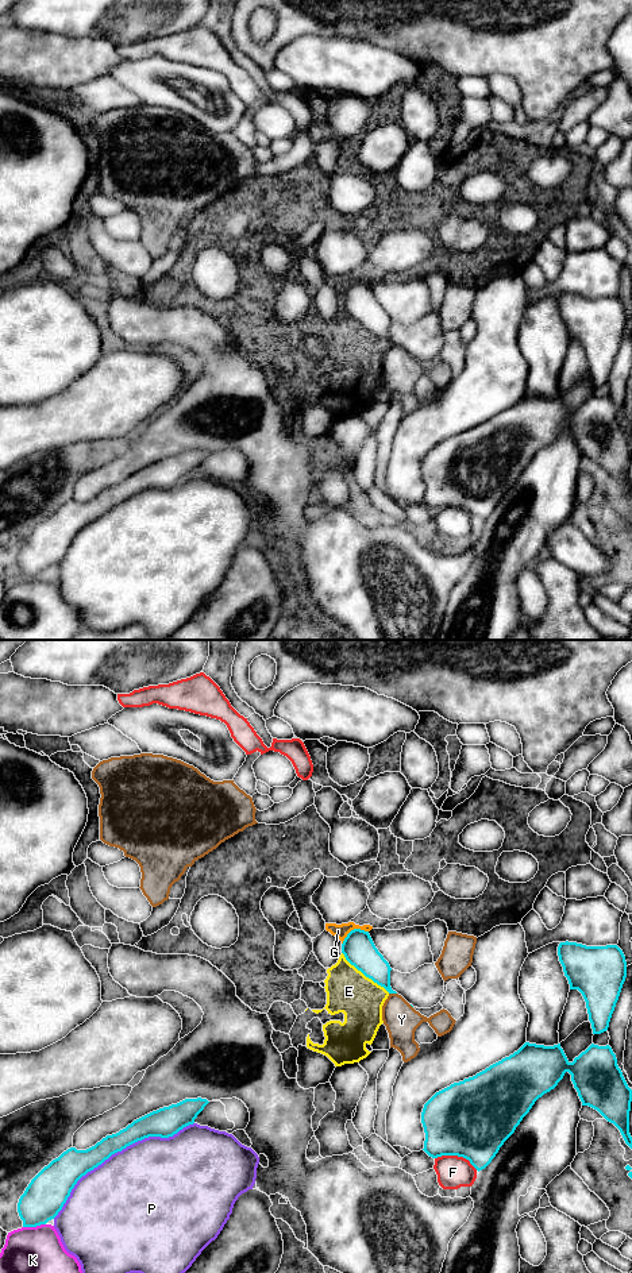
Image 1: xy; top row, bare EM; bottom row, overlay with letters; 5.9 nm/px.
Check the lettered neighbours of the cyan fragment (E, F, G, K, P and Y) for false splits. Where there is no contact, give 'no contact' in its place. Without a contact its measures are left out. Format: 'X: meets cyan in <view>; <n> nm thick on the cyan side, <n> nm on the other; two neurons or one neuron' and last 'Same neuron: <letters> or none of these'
E: meets cyan in xy; 190 nm thick on the cyan side, 260 nm on the other; two neurons
F: meets cyan in xy; 460 nm thick on the cyan side, 190 nm on the other; two neurons
G: meets cyan in xy; 190 nm thick on the cyan side, 80 nm on the other; two neurons
K: meets cyan in xy; 240 nm thick on the cyan side, 280 nm on the other; two neurons
P: meets cyan in xy; 160 nm thick on the cyan side, 480 nm on the other; two neurons
Y: meets cyan in xy; 160 nm thick on the cyan side, 200 nm on the other; two neurons
Same neuron: none of these

